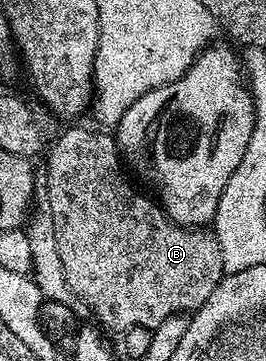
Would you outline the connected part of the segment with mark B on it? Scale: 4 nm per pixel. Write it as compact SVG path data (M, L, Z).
M71 127L68 131L60 130L56 134L49 150L47 159L47 199L45 205L53 217L53 229L57 233L57 253L61 257L61 269L65 269L65 281L69 285L72 296L80 299L101 322L107 327L112 327L116 333L122 333L130 327L154 328L165 321L165 317L180 313L194 313L205 301L209 301L209 293L217 289L217 285L225 274L222 265L222 253L218 245L218 237L214 230L202 227L182 227L175 223L163 212L163 208L150 194L142 195L129 180L123 176L124 164L121 162L118 146L110 134L103 129L90 131L87 127Z

